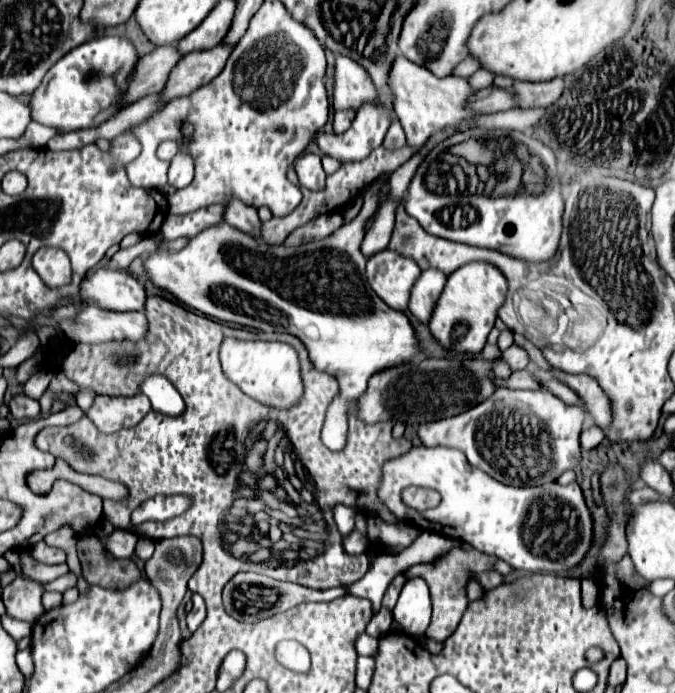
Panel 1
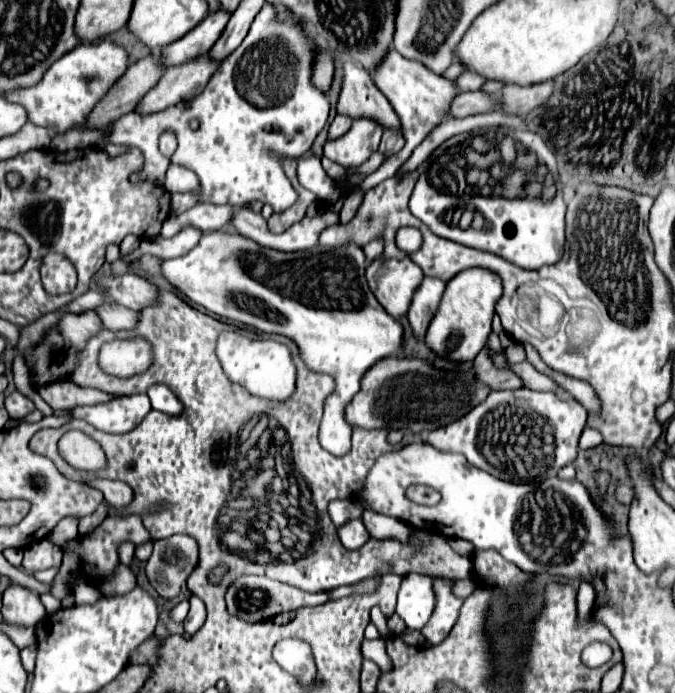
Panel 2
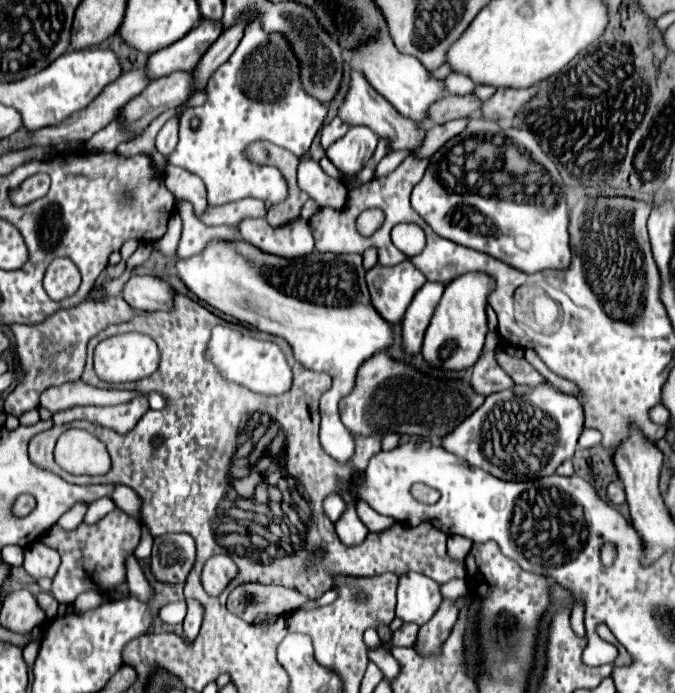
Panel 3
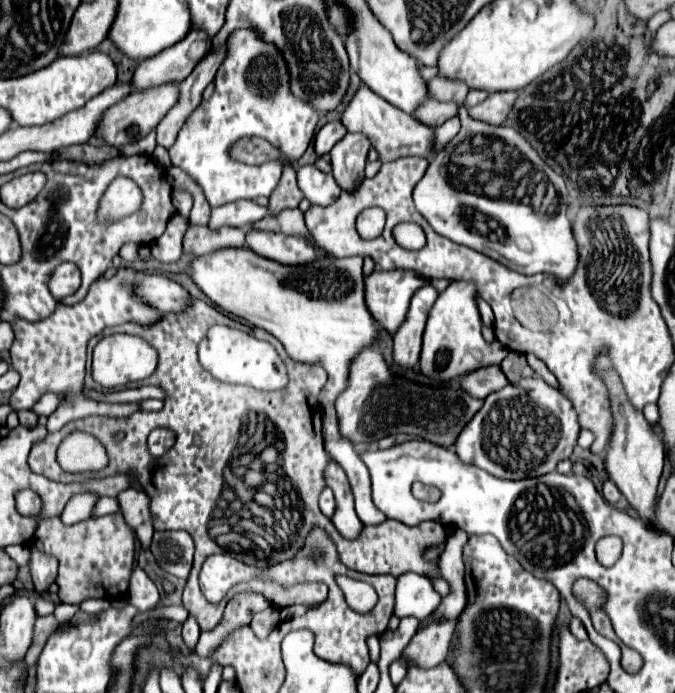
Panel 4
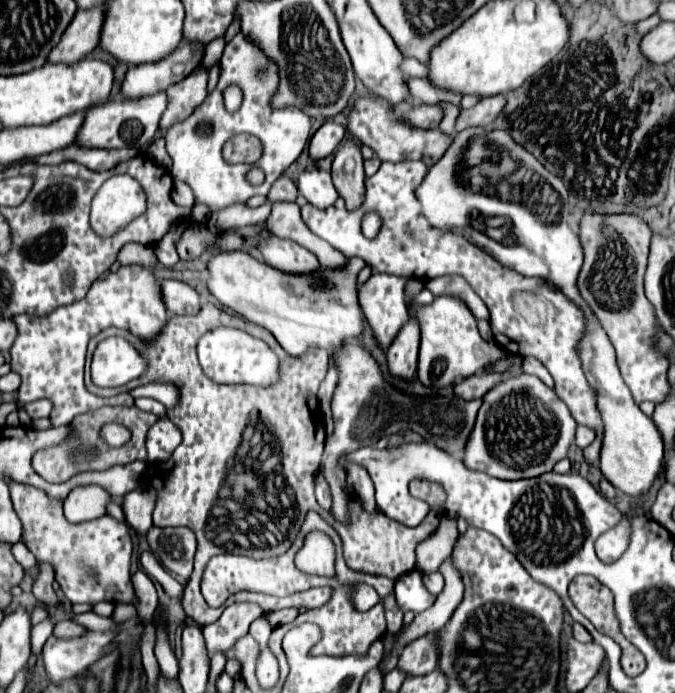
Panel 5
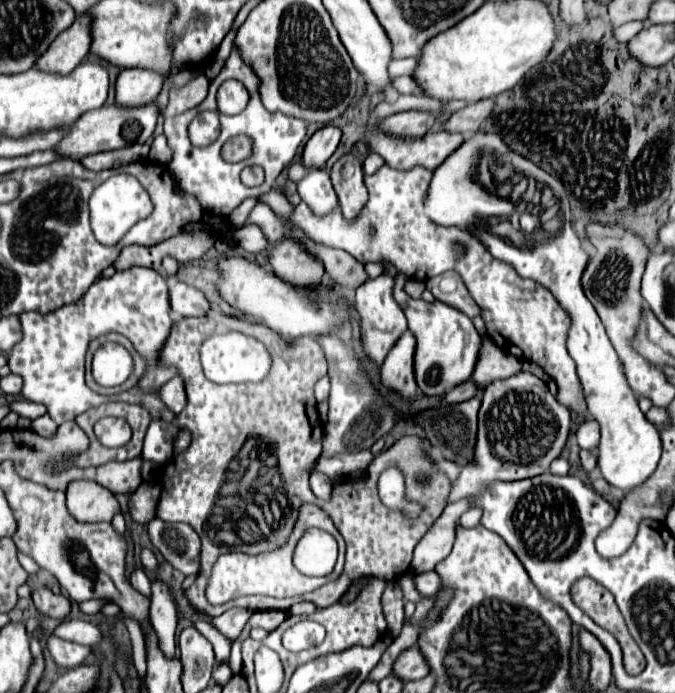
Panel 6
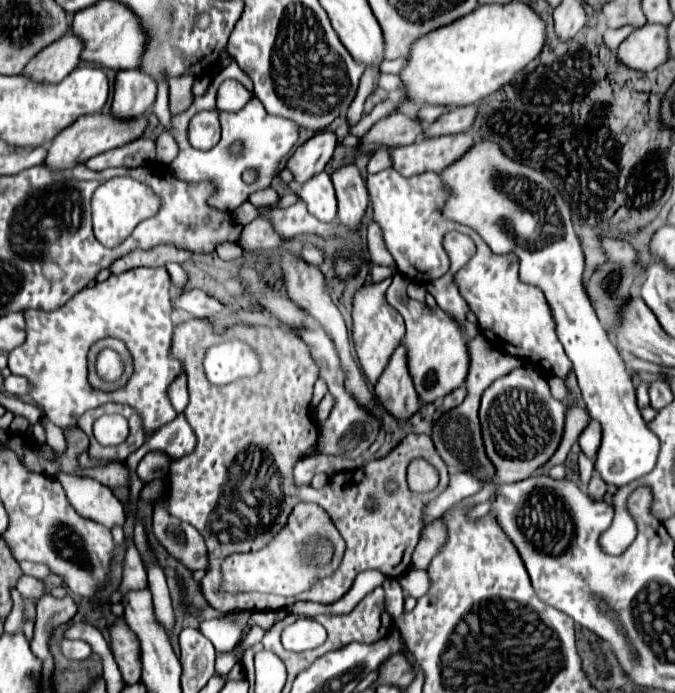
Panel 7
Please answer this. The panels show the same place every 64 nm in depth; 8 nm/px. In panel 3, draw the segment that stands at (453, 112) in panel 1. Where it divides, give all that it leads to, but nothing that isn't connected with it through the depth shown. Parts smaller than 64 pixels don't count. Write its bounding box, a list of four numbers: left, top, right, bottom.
[350,32,444,176]

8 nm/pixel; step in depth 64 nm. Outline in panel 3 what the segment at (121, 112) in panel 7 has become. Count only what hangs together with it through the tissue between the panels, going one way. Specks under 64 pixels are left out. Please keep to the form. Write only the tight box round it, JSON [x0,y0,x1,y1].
[146,20,222,80]

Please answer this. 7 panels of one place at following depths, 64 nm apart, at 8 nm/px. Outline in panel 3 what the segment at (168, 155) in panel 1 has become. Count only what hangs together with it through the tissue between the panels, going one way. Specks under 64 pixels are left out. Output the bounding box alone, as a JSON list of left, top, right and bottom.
[156,108,182,156]

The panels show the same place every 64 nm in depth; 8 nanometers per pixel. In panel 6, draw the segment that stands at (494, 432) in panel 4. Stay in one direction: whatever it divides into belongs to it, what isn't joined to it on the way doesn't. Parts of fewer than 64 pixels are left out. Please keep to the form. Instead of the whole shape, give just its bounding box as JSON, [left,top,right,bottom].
[446,372,570,502]

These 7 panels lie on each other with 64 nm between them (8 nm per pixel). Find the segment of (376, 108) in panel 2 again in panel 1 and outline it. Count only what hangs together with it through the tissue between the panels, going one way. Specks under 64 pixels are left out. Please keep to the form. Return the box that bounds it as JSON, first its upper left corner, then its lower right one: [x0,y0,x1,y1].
[334,58,378,110]

